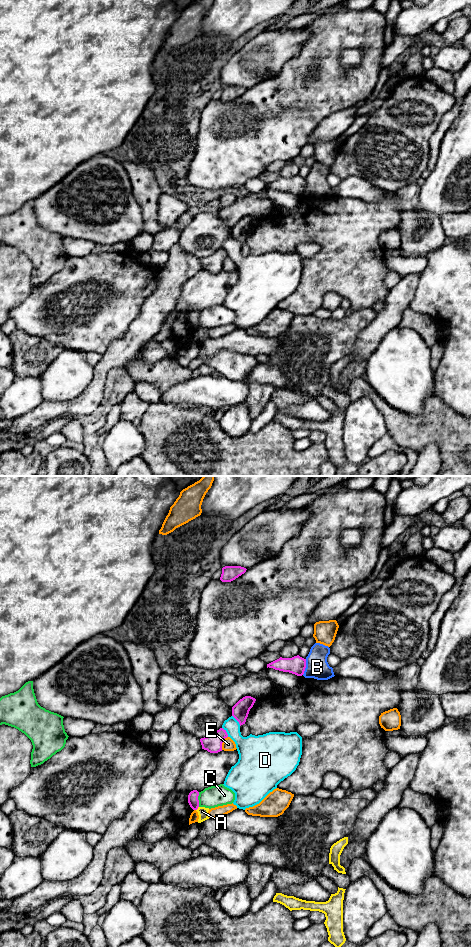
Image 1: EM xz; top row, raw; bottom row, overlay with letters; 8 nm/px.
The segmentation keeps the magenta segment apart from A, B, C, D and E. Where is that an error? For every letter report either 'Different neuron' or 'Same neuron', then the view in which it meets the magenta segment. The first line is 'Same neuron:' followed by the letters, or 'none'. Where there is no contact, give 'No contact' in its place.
Same neuron: none
A: Different neuron. Touches magenta in xz
B: Different neuron. Touches magenta in xz
C: Different neuron. Touches magenta in xz
D: Different neuron. Touches magenta in xz
E: Different neuron. Touches magenta in xz

